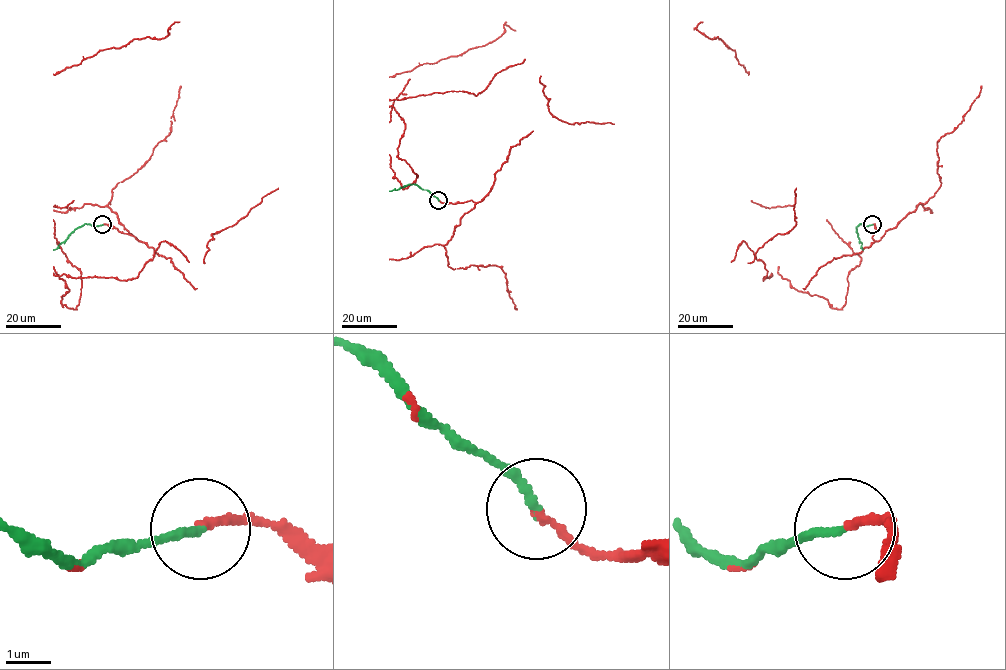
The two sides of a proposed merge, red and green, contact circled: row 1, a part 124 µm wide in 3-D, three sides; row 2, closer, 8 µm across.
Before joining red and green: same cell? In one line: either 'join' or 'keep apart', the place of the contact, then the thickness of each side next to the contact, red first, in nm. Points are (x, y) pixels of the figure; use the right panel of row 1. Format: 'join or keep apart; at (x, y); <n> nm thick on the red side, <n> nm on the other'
join; at (872, 224); 160 nm thick on the red side, 170 nm on the other

